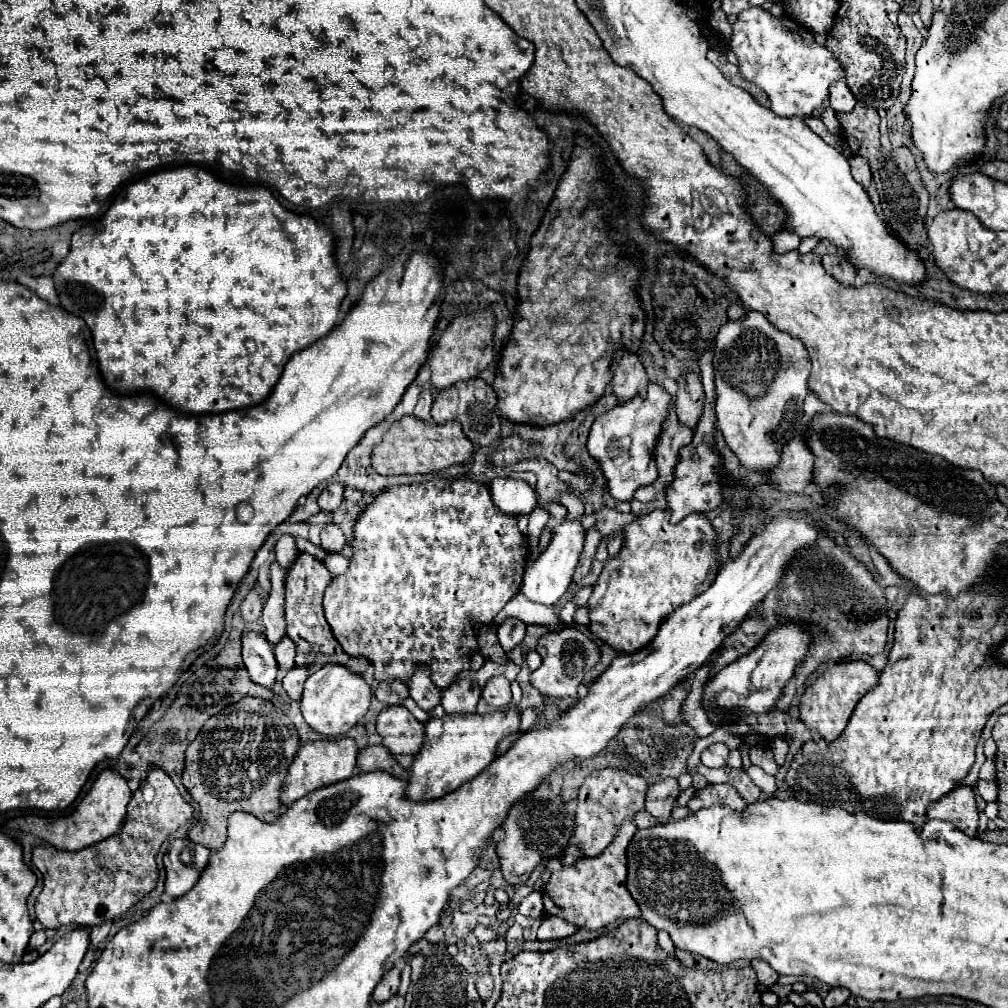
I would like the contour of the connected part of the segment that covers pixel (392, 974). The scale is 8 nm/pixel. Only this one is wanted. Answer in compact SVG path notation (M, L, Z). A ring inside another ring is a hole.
M390 969L382 977L382 981L376 985L376 989L372 993L372 1001L384 1003L384 1001L392 999L396 995L396 991L398 991L398 985L400 985L400 971L398 969Z

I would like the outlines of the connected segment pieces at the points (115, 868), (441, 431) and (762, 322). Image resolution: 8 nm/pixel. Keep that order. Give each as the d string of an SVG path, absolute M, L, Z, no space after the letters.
M154 767L134 793L126 823L116 835L80 851L60 851L50 845L36 847L32 863L44 877L42 893L36 899L36 917L44 929L62 925L94 927L128 911L156 887L158 865L154 857L170 833L192 819L192 811L170 775Z
M406 415L400 421L396 421L390 431L384 435L384 439L374 447L372 451L372 465L376 473L380 475L414 475L414 473L434 473L440 469L448 469L454 465L466 465L474 457L474 445L464 437L464 431L460 429L458 421L446 421L444 425L436 425L432 421L422 421L414 415Z
M752 311L746 313L742 319L726 321L720 327L714 349L714 375L718 393L716 417L726 445L740 459L742 467L768 477L768 473L780 463L780 453L784 445L794 437L796 425L804 419L802 401L806 397L806 381L810 377L810 357L806 347L802 345L802 341L792 339L786 331L776 329L760 313Z

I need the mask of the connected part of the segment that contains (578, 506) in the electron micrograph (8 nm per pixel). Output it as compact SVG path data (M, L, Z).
M560 493L558 501L567 508L570 519L581 519L584 516L585 507L577 496L570 495L570 493Z

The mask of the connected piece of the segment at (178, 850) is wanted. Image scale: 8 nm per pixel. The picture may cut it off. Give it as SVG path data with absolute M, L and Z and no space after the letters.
M174 839L164 859L166 893L170 897L180 897L182 893L188 893L206 867L210 853L212 851L208 847L198 845L190 839Z

